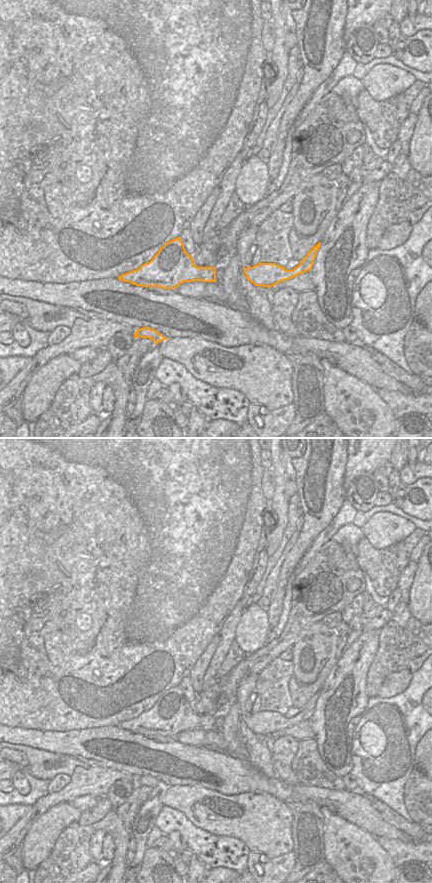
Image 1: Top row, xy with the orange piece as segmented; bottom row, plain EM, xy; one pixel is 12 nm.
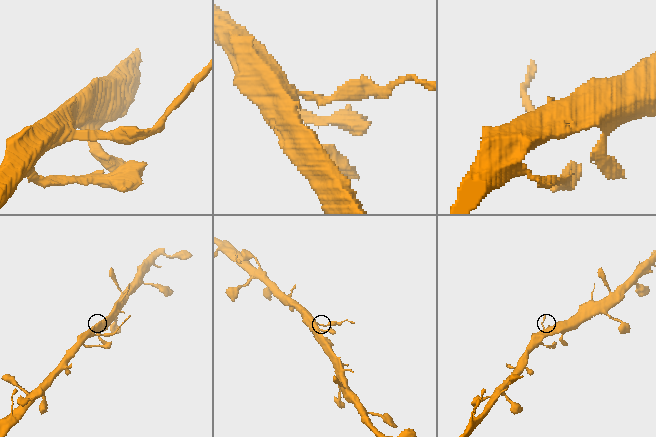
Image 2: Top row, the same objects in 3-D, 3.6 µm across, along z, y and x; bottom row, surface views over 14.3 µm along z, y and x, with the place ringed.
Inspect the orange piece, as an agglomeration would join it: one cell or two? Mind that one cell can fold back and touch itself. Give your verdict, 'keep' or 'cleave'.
cleave

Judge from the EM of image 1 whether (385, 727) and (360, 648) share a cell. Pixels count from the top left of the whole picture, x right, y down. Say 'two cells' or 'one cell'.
two cells

